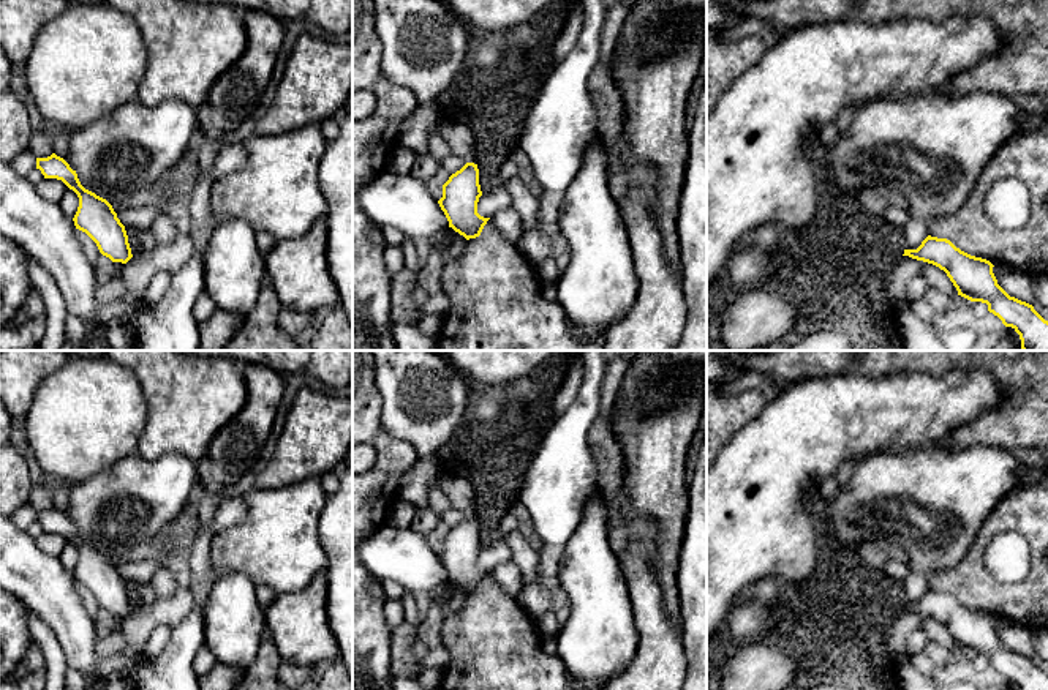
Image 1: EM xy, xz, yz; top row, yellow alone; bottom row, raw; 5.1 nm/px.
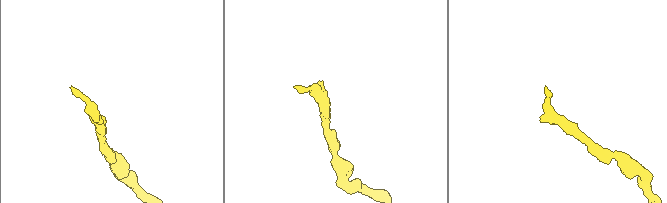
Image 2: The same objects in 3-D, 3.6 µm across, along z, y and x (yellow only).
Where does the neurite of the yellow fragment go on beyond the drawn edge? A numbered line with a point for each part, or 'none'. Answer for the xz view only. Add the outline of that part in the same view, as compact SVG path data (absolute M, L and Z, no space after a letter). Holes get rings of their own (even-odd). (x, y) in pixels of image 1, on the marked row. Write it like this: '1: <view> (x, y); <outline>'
none

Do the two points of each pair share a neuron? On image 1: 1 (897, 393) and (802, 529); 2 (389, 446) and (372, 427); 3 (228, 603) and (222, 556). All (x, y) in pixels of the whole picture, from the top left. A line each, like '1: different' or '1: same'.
1: same
2: same
3: different

